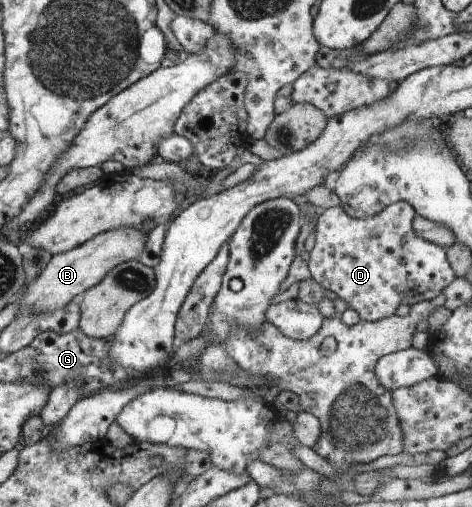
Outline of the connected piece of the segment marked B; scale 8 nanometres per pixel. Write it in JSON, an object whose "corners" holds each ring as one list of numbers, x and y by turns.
{"corners":[[132,226,114,228,99,233,77,248,54,254,39,277,24,290,19,302,20,311,53,312,66,307,73,299,79,299,87,289,100,284,118,264,136,260,144,249,147,236,148,233]]}

